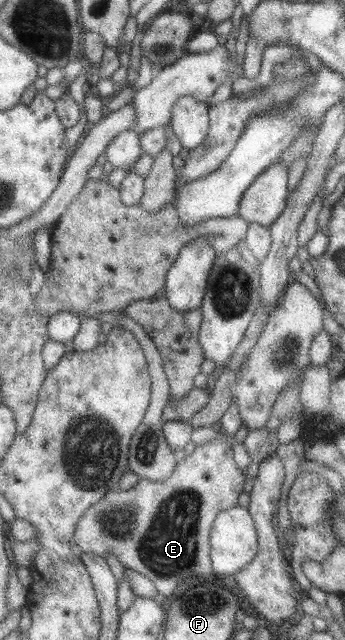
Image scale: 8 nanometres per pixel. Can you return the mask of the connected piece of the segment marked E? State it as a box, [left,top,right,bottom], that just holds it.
[74,432,246,599]

